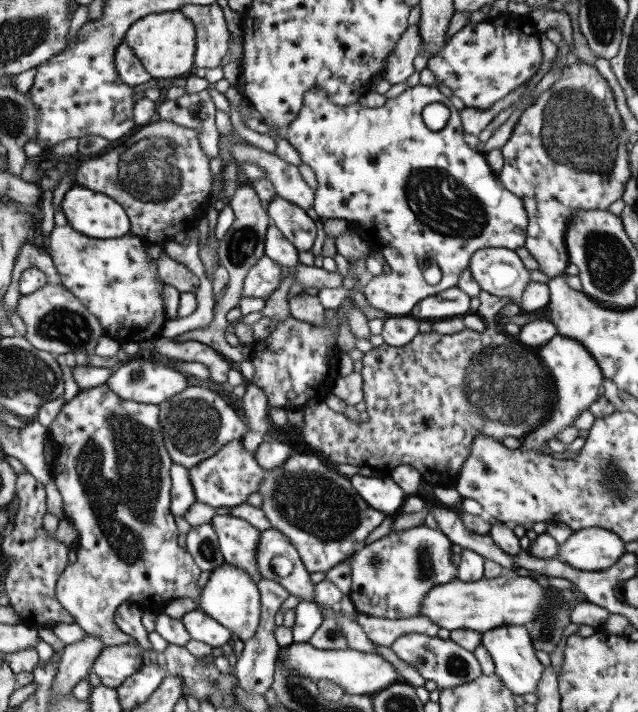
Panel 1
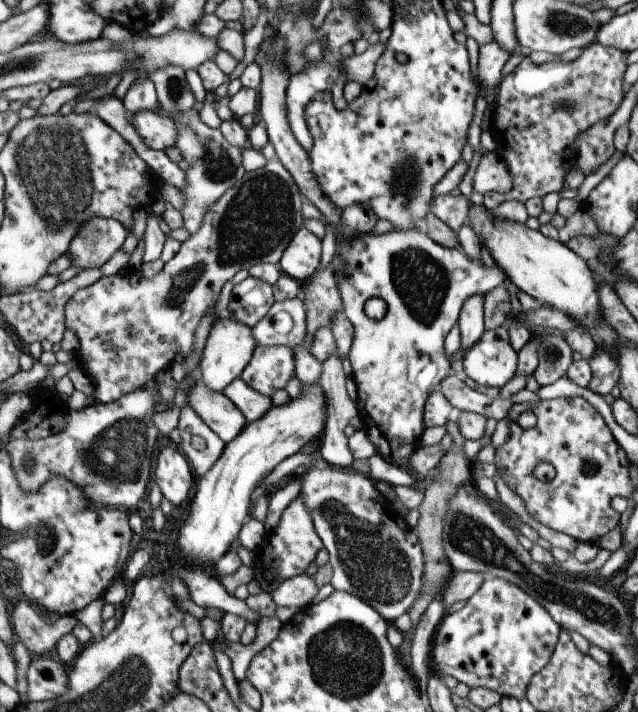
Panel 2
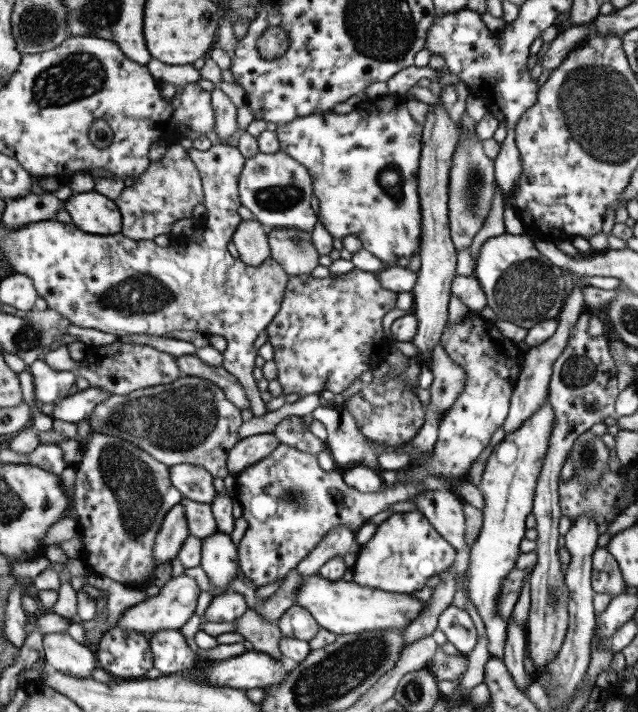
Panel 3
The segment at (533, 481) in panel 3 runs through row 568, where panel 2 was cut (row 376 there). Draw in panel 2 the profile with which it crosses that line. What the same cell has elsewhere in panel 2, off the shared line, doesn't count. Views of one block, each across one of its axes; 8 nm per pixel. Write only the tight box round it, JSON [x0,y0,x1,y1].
[462,326,517,388]

